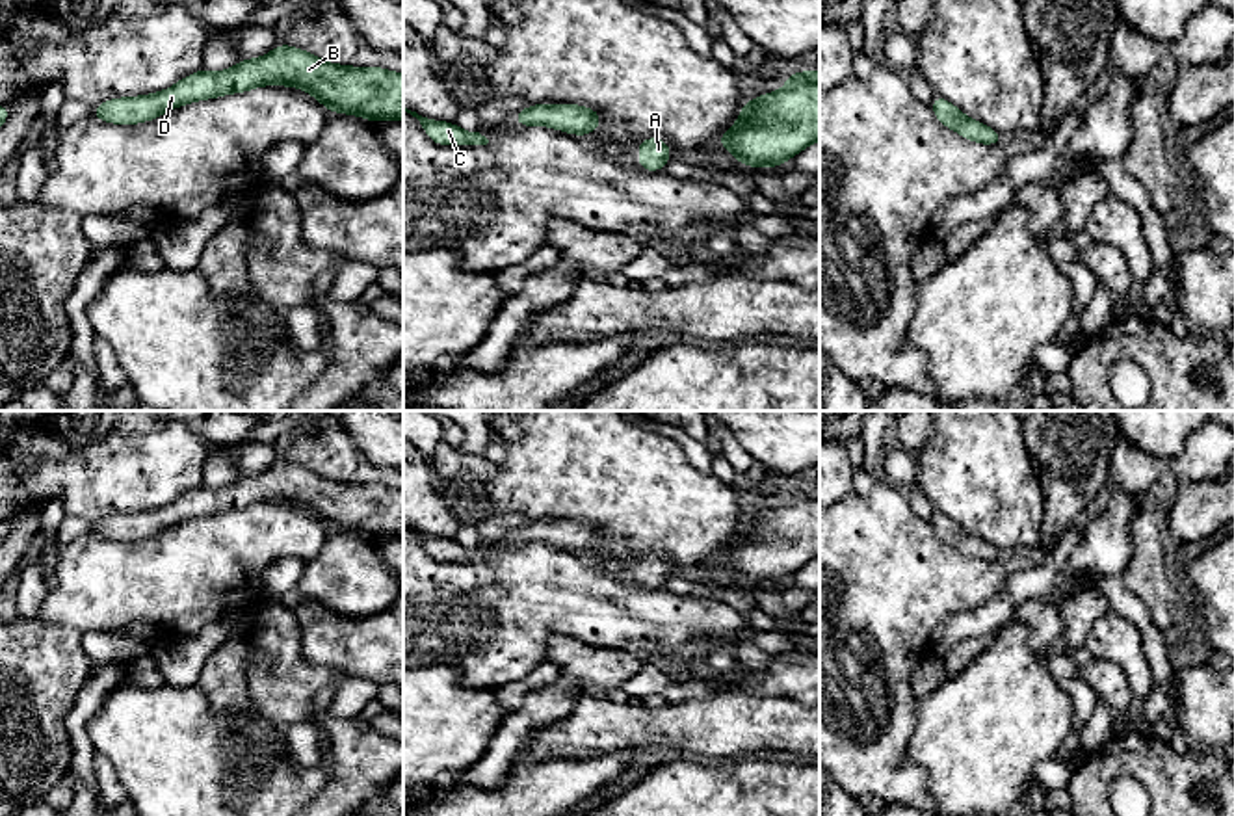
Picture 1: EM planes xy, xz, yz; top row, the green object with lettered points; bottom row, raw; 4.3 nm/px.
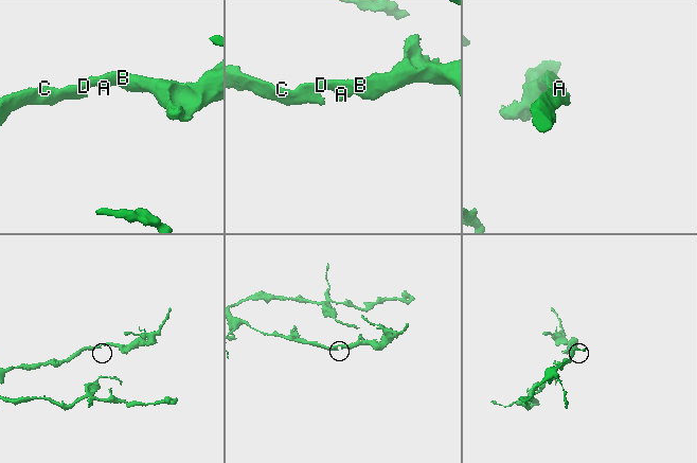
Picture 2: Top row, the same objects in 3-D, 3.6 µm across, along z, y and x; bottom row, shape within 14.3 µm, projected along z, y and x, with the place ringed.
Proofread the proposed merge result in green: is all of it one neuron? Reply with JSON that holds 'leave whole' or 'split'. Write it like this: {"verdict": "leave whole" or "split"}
{"verdict": "leave whole"}

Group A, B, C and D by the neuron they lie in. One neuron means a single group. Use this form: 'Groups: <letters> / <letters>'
Groups: A B C D

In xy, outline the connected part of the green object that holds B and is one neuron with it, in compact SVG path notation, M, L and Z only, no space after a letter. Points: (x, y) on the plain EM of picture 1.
M277 461L256 476L242 476L232 485L201 485L173 504L145 513L106 517L91 532L115 541L152 537L164 528L258 502L292 502L316 513L329 528L368 537L403 537L403 491L381 483L348 483L323 478L307 467Z

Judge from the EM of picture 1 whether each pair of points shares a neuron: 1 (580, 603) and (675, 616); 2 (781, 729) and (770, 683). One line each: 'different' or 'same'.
1: same
2: different

